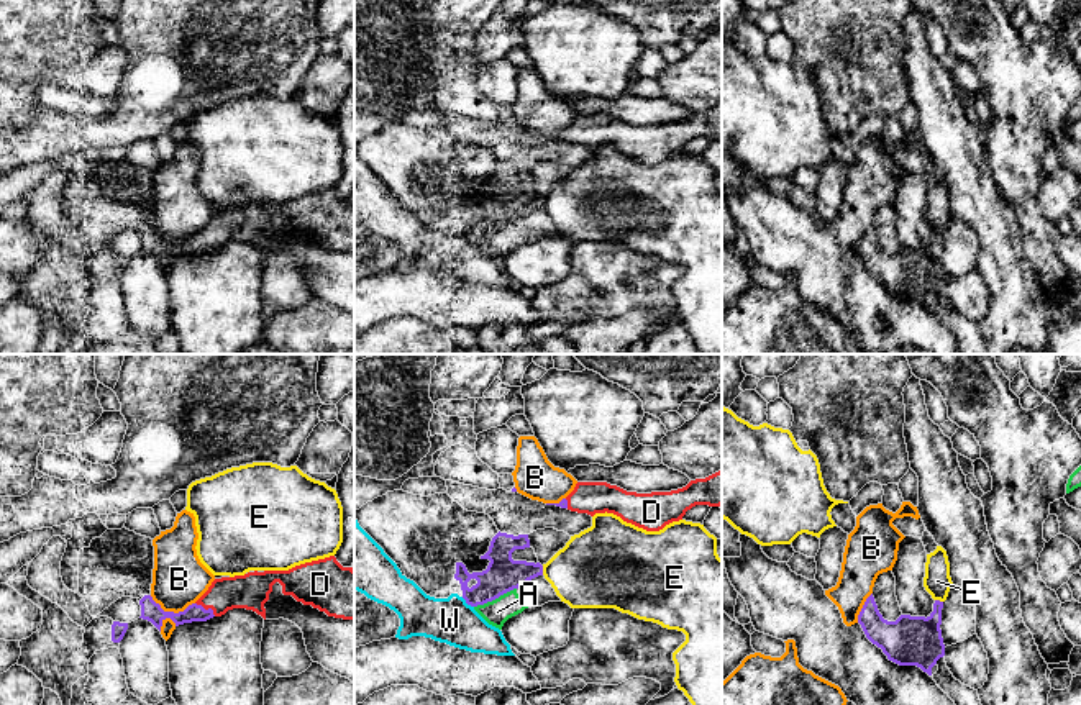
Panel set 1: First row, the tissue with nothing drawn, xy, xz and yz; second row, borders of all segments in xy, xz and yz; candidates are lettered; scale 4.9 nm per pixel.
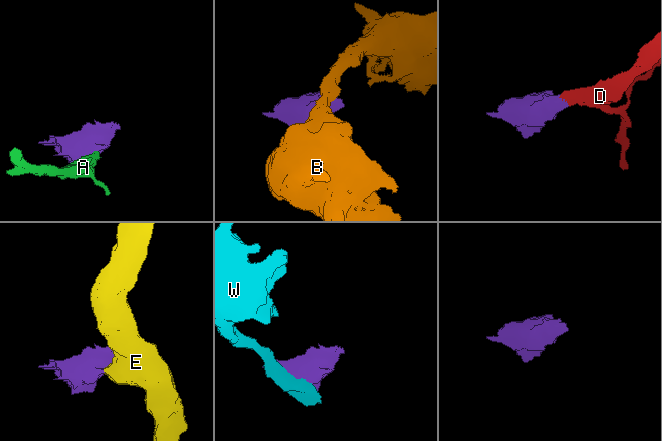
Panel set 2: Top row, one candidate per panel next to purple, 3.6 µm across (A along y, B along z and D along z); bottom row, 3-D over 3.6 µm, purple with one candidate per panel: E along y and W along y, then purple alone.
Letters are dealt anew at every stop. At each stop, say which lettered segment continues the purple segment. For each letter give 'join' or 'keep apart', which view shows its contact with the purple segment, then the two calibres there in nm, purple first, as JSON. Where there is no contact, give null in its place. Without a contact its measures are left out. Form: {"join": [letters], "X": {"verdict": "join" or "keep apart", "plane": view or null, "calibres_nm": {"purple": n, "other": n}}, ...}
{"join": ["D"], "A": {"verdict": "keep apart", "plane": "xz", "calibres_nm": {"purple": 170, "other": 120}}, "B": {"verdict": "keep apart", "plane": "xy", "calibres_nm": {"purple": 100, "other": 280}}, "D": {"verdict": "join", "plane": "xy", "calibres_nm": {"purple": 90, "other": 180}}, "E": {"verdict": "keep apart", "plane": "xz", "calibres_nm": {"purple": 170, "other": 360}}, "W": {"verdict": "keep apart", "plane": "xz", "calibres_nm": {"purple": 170, "other": 220}}}

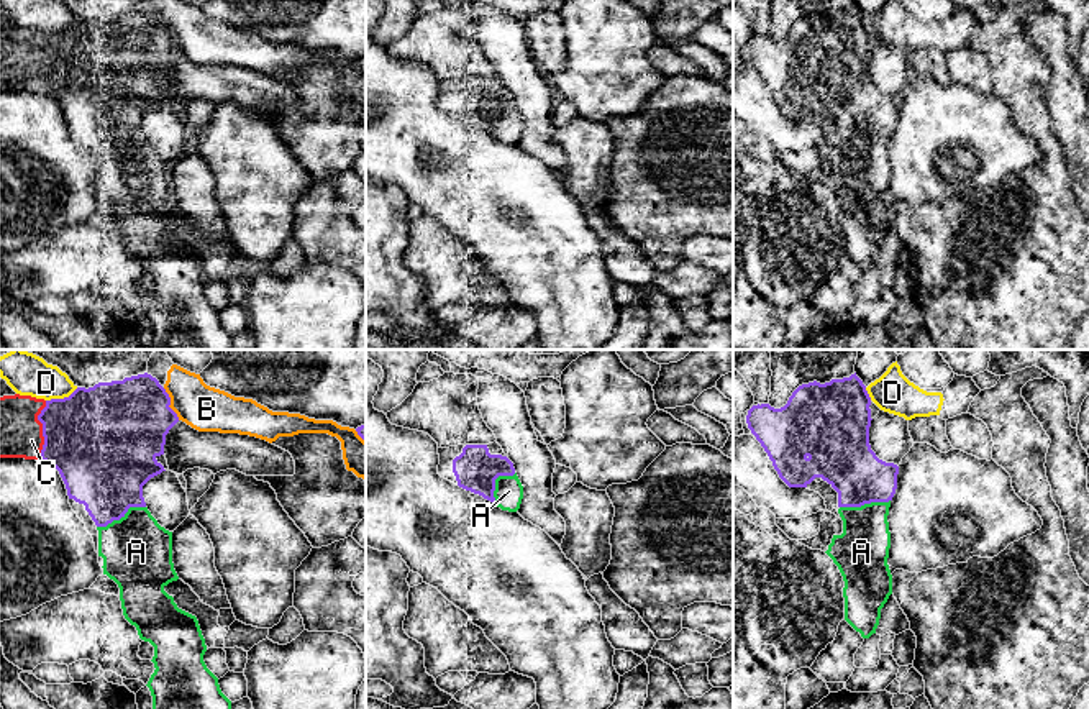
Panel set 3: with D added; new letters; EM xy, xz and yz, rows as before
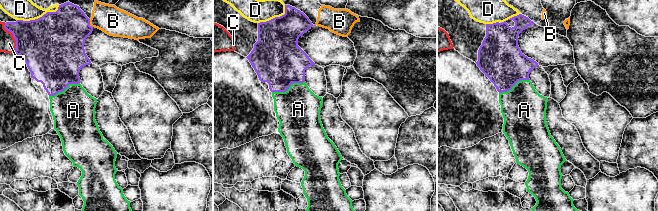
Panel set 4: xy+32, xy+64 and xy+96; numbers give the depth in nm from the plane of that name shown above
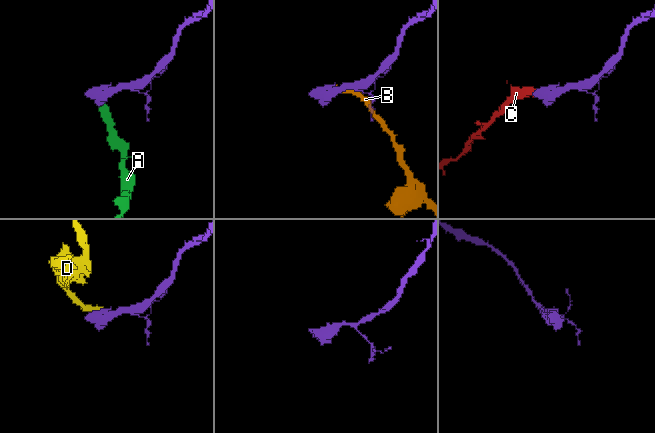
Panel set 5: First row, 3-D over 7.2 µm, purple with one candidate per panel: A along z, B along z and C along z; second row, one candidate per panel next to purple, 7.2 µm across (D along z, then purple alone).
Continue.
{"join": ["C"], "A": {"verdict": "keep apart", "plane": "xy", "calibres_nm": {"purple": 400, "other": 340}}, "B": {"verdict": "keep apart", "plane": "xy", "calibres_nm": {"purple": 440, "other": 220}}, "C": {"verdict": "join", "plane": "xy", "calibres_nm": {"purple": 460, "other": 200}}, "D": {"verdict": "keep apart", "plane": "xy", "calibres_nm": {"purple": 480, "other": 200}}}

